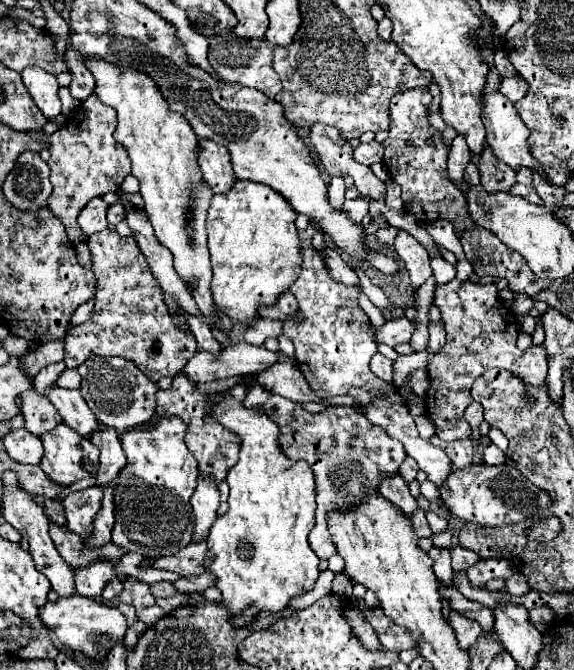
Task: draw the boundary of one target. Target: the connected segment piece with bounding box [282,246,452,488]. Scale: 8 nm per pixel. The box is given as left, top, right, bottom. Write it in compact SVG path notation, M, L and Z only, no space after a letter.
M304 248L300 264L300 276L290 286L290 292L298 300L296 316L290 316L282 324L282 334L288 336L296 348L296 364L308 380L316 396L332 400L334 396L352 396L364 416L380 426L388 436L400 440L408 456L418 462L418 468L426 472L428 480L438 488L446 486L446 478L452 474L452 462L446 452L420 438L414 416L410 414L404 398L394 384L388 384L370 370L370 358L378 352L374 340L374 328L368 314L360 308L360 286L346 286L330 276L324 256L316 248Z

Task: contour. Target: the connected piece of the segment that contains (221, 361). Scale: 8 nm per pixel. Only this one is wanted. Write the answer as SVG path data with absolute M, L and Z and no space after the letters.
M238 342L224 348L220 356L212 356L204 350L198 350L198 354L188 360L182 374L192 382L208 382L242 374L256 376L268 366L272 366L276 360L276 352L270 352L264 346Z

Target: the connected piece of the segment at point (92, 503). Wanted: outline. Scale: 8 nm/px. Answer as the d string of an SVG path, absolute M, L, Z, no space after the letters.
M92 486L86 490L70 492L62 500L62 506L66 512L68 530L80 534L82 538L88 538L92 534L92 520L102 506L102 488Z

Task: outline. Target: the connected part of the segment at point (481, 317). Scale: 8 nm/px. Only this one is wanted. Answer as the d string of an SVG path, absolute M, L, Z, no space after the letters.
M452 280L448 284L436 286L434 304L442 312L446 328L446 346L440 354L434 354L428 364L430 388L426 392L426 410L436 424L436 434L446 440L471 438L472 430L464 420L464 410L472 402L470 388L474 380L484 374L488 368L510 370L524 378L528 384L544 384L548 374L548 358L544 344L534 344L528 350L516 346L518 338L518 318L502 306L498 300L496 284L476 284Z

